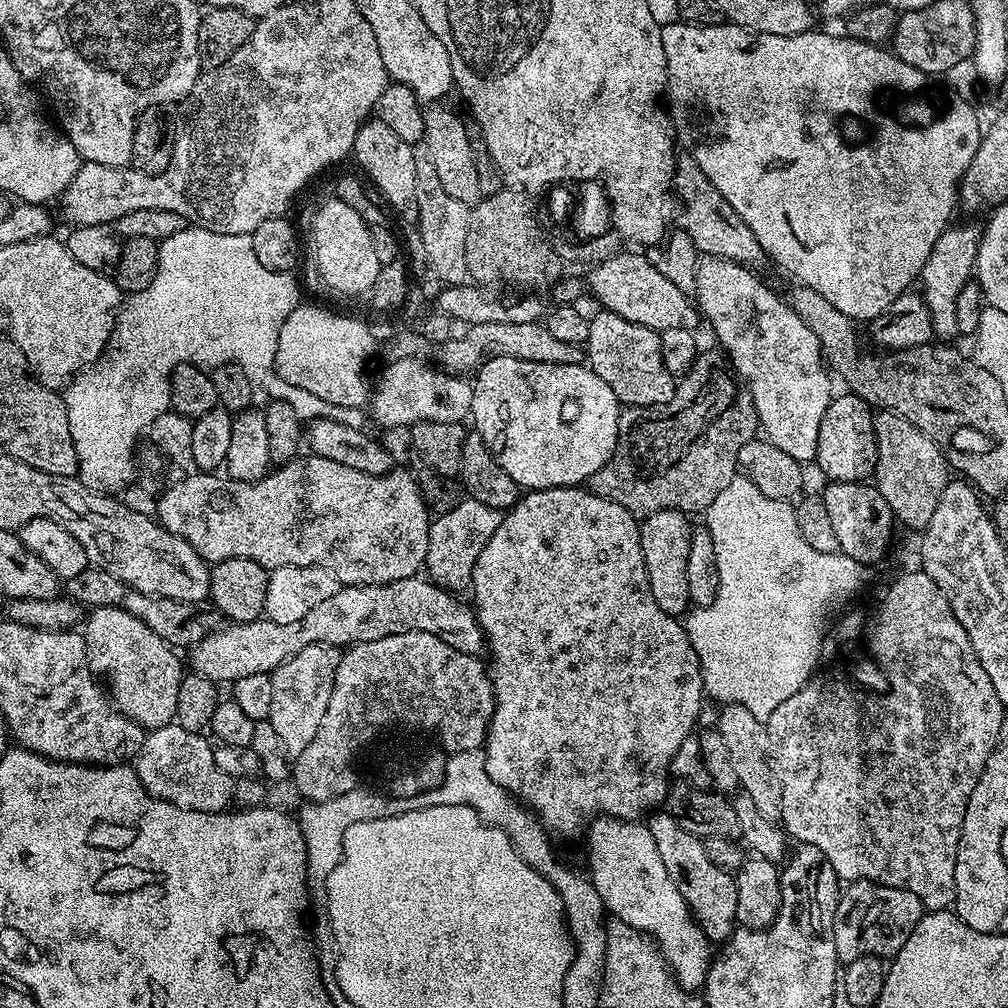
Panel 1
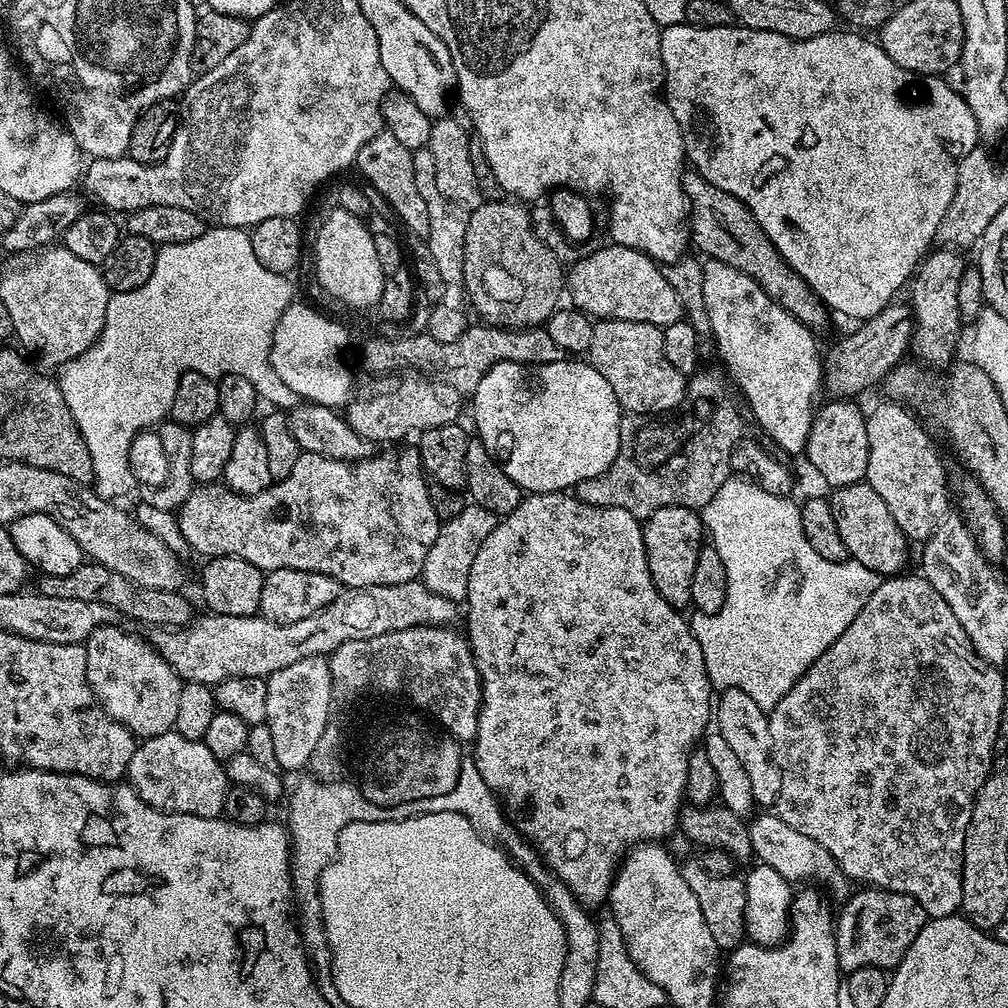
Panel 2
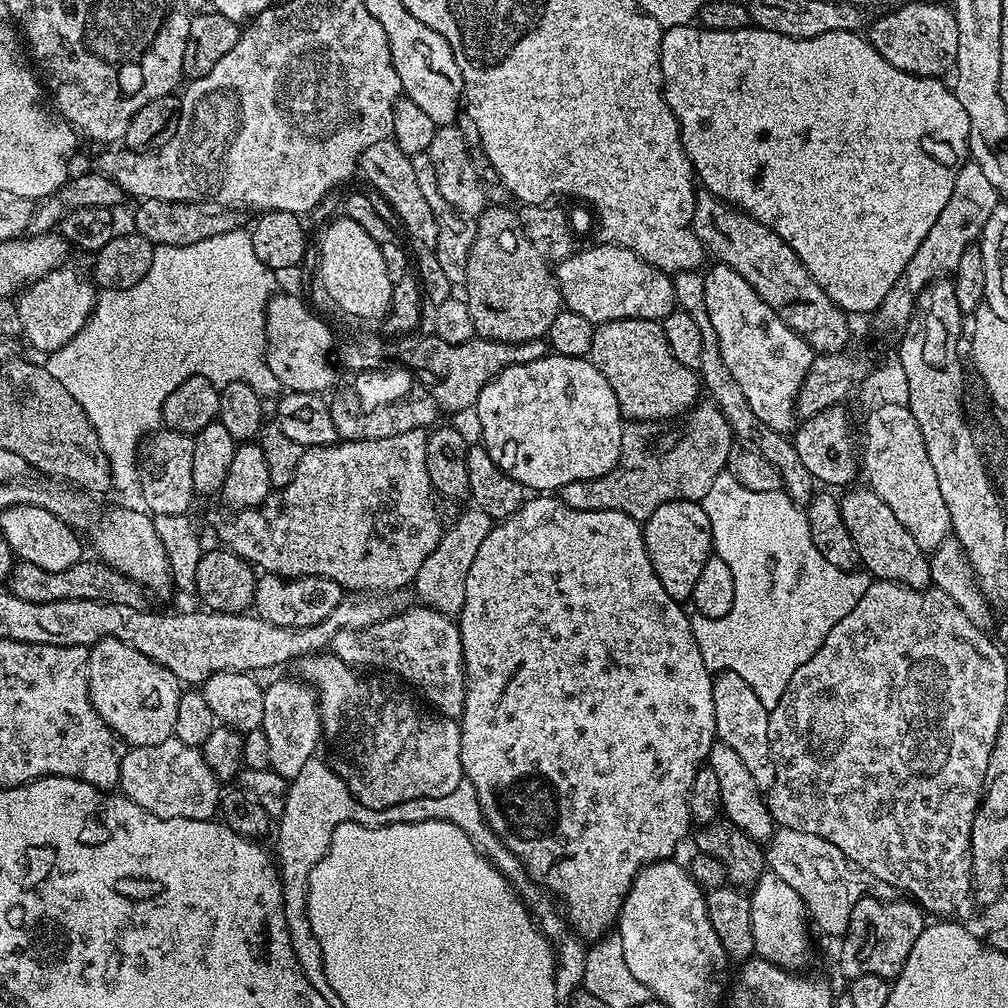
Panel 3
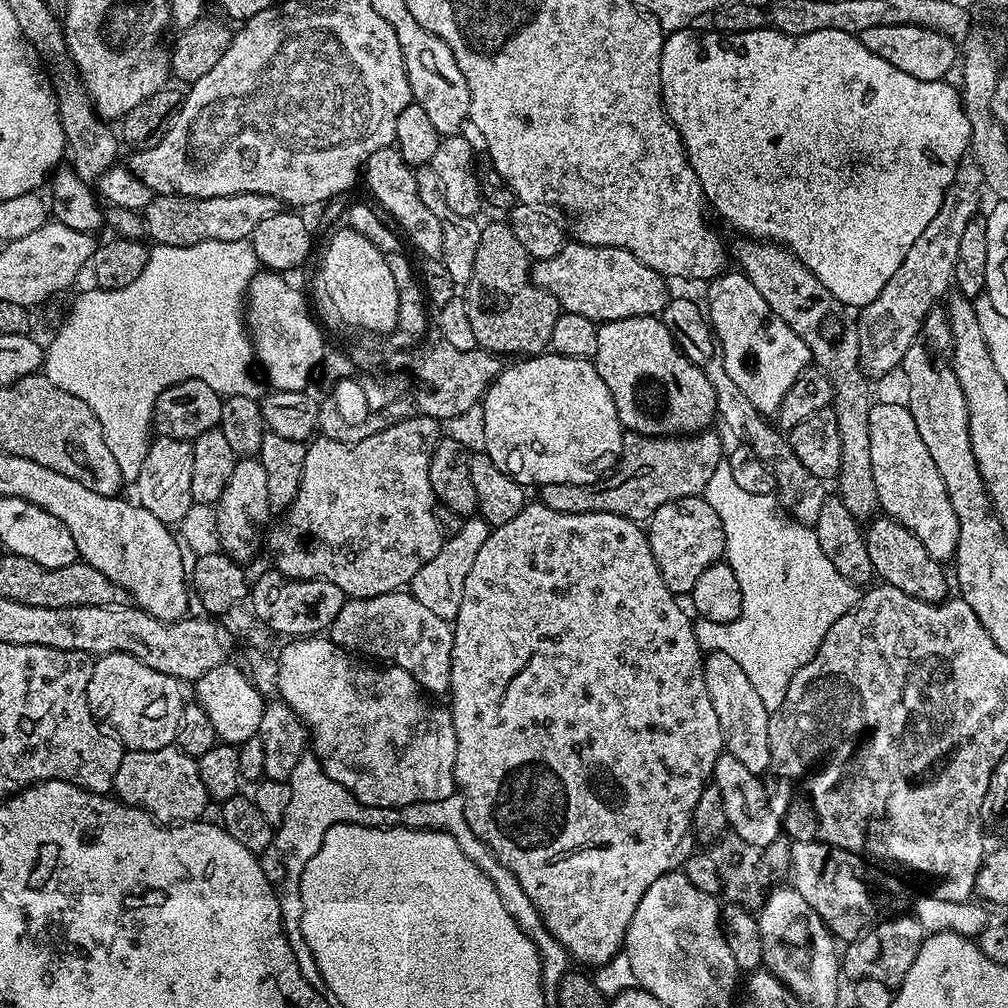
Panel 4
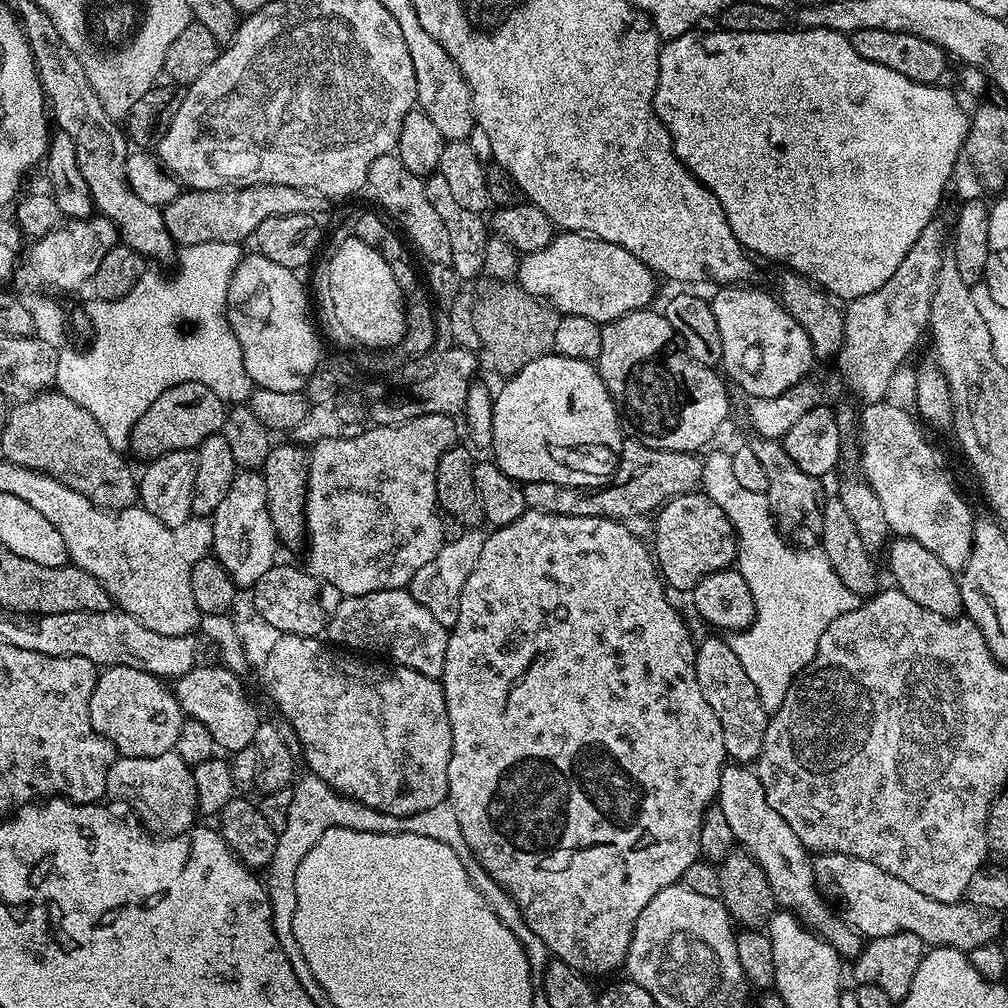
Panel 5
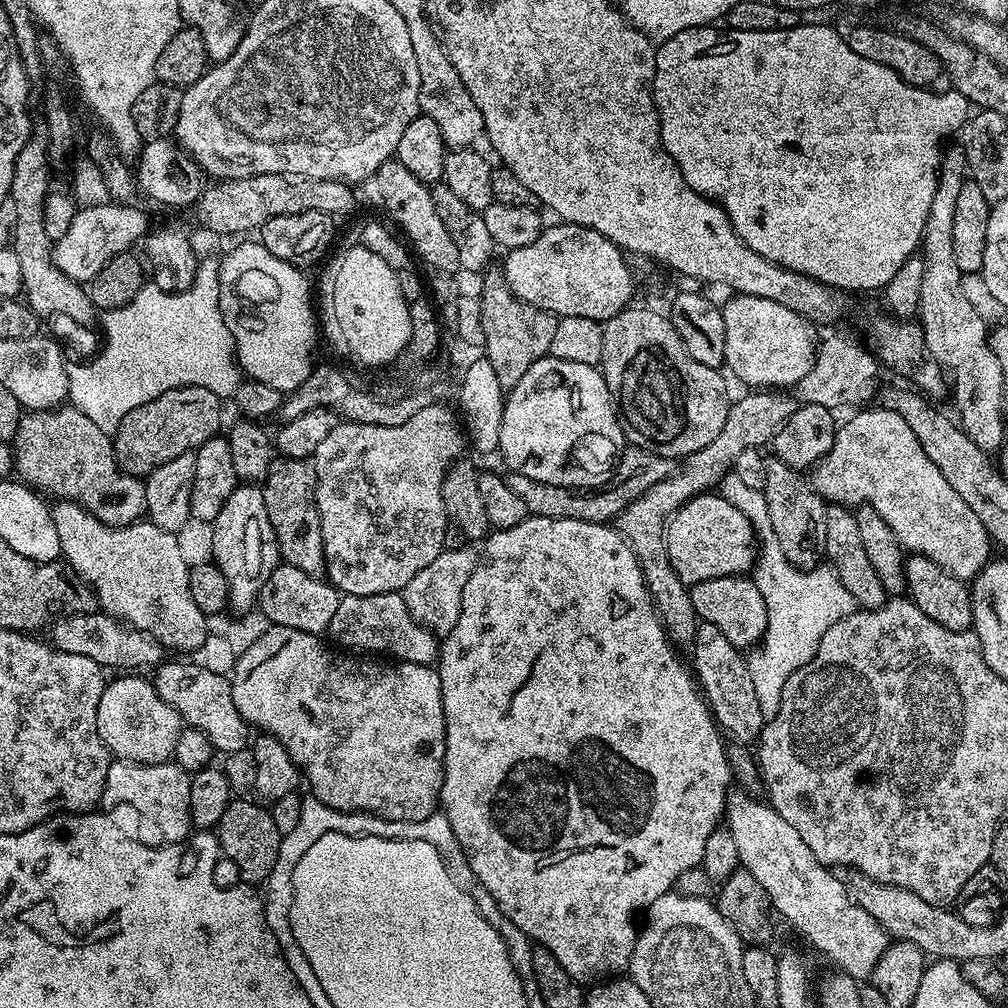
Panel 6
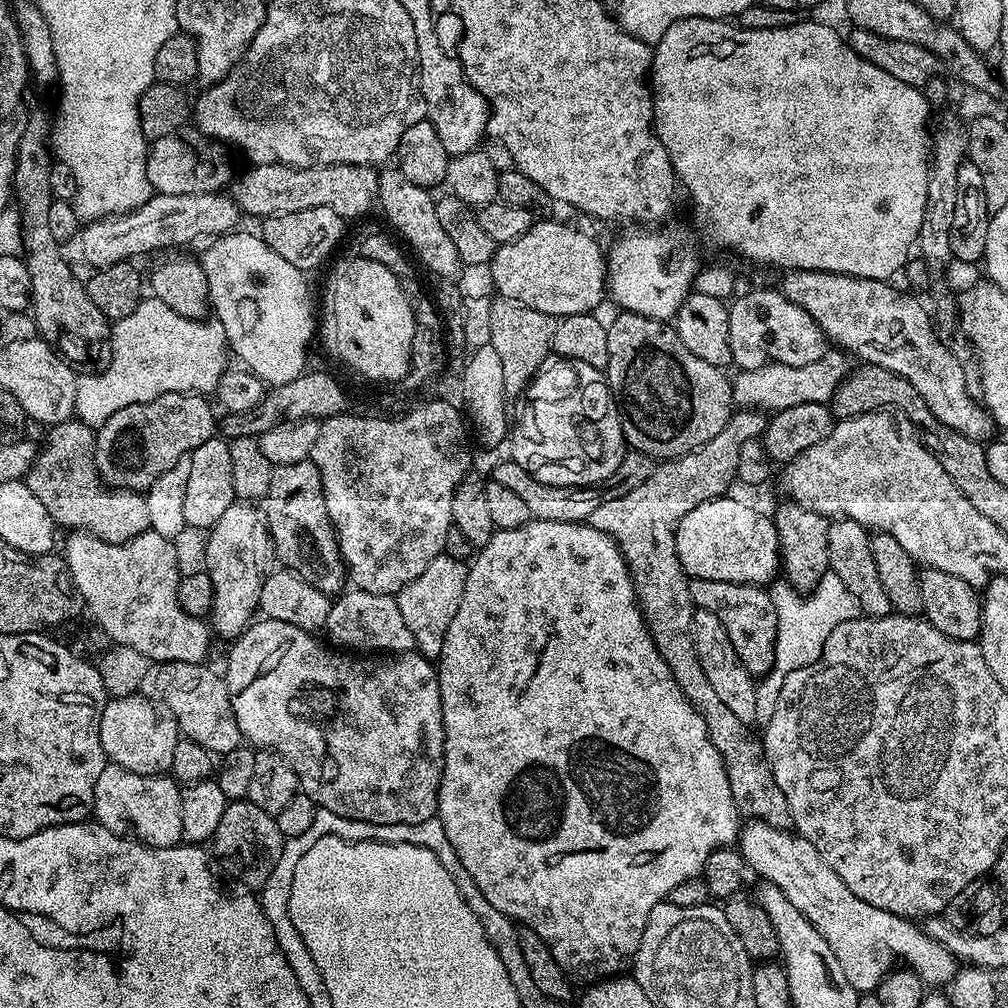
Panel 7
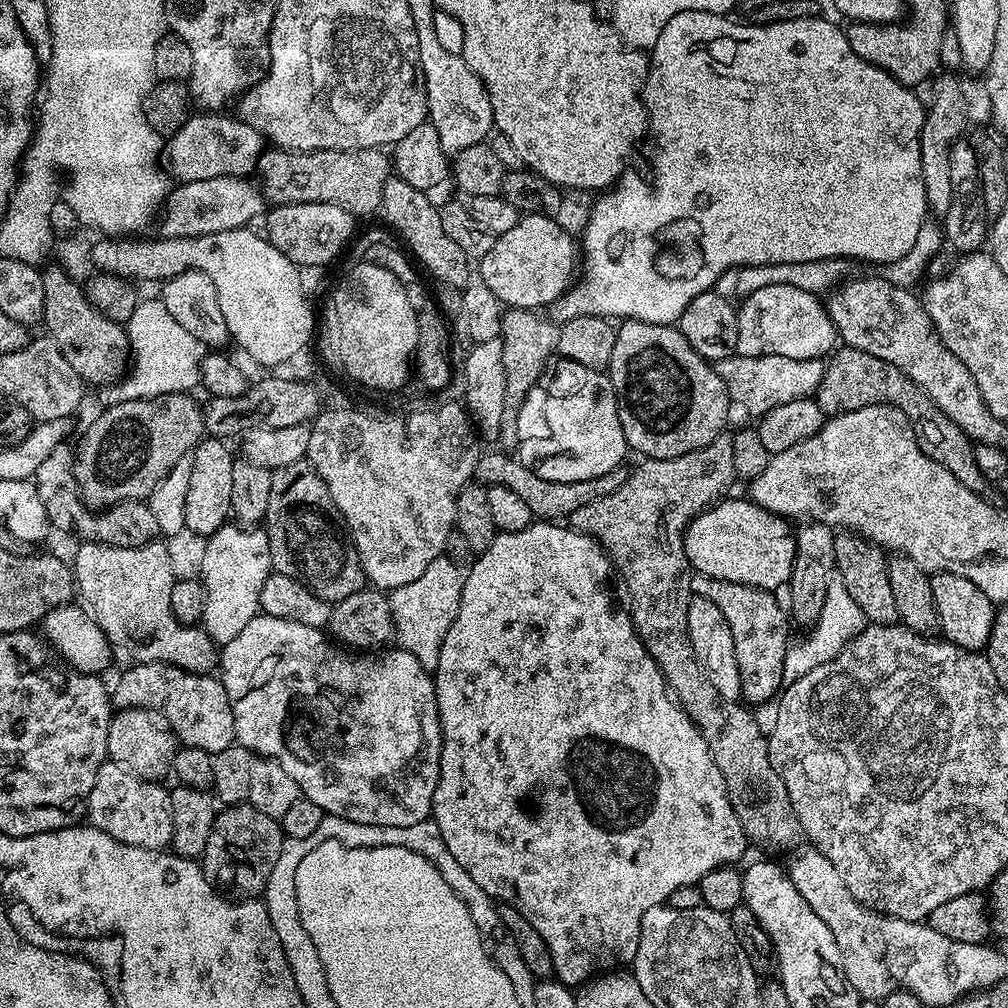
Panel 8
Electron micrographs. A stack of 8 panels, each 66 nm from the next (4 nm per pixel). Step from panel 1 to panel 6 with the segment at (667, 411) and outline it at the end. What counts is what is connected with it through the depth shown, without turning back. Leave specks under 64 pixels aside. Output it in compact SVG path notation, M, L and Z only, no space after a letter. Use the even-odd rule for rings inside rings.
M631 446L625 447L616 461L616 470L612 473L606 486L599 490L573 490L554 486L546 482L534 482L517 472L508 472L506 479L510 490L526 502L529 513L542 518L558 518L559 520L581 520L595 524L608 524L615 521L630 502L634 502L650 486L662 482L674 470L674 464L669 457L659 456L650 450L642 450Z

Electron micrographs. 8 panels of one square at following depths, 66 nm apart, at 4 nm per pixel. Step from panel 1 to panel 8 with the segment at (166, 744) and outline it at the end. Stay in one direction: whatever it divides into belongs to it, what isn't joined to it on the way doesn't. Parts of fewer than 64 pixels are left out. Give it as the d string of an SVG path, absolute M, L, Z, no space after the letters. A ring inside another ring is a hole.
M105 762L98 770L94 790L90 790L87 823L123 844L155 852L167 849L174 834L174 814L170 791L164 786L155 780L143 780L120 764Z

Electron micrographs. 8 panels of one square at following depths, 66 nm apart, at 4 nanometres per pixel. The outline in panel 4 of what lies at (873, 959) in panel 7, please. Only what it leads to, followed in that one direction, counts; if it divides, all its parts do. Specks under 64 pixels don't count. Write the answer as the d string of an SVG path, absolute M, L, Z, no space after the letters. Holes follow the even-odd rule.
M725 750L714 762L711 783L716 784L722 794L722 806L726 810L729 829L737 832L742 838L746 838L746 842L758 846L761 850L766 850L768 863L772 865L773 869L787 869L790 864L790 844L787 839L784 839L785 841L776 840L782 836L782 822L774 814L774 810L770 810L769 789L766 787L765 781L761 777L755 776L744 763L738 762L738 758L734 758L734 754Z

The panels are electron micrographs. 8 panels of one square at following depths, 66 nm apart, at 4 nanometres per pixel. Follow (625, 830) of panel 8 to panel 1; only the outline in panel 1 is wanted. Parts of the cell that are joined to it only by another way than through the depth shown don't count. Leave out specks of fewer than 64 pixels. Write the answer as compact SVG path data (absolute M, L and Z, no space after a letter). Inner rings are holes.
M584 486L525 491L520 501L501 515L494 538L482 546L482 554L478 554L478 562L474 562L471 592L476 621L484 631L487 651L492 651L490 675L496 699L496 709L488 727L488 739L484 741L482 749L486 757L486 774L490 774L498 786L523 801L552 834L572 832L576 828L576 820L587 821L601 814L636 822L645 814L659 809L668 799L668 774L670 776L673 771L672 759L678 754L678 746L682 746L682 741L693 735L695 728L692 727L700 716L706 693L704 671L698 654L694 654L687 627L677 617L661 610L658 602L654 602L654 594L650 594L637 517L618 506L618 502L610 502Z

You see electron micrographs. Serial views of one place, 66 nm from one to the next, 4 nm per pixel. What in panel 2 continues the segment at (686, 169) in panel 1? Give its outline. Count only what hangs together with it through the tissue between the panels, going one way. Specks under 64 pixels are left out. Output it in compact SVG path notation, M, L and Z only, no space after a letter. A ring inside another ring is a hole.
M695 170L685 171L680 181L690 205L690 240L694 248L697 248L695 249L697 253L705 252L703 255L707 259L726 262L726 266L734 266L734 270L752 276L754 282L758 282L758 286L766 290L771 300L778 302L778 306L782 306L791 316L801 320L808 328L821 330L820 328L827 326L828 316L830 317L829 309L825 308L823 302L817 298L812 287L790 267L786 258L778 254L774 242L770 242L762 226L758 226L754 214L750 214L750 210L741 200L734 198L734 194L726 194L726 190L718 190L718 186L714 186L701 172Z

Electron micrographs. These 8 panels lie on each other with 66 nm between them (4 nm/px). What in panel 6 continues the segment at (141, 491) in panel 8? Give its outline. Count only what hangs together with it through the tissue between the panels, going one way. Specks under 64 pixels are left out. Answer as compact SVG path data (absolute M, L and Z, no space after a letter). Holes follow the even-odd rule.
M186 386L158 394L146 406L130 410L111 437L112 453L118 466L126 474L147 478L162 462L178 458L178 454L195 452L220 429L221 397L215 396L206 386Z

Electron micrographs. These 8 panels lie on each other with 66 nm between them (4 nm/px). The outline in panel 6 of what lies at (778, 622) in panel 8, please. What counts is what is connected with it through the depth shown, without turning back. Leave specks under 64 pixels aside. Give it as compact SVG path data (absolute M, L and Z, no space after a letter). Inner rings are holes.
M743 576L710 578L691 585L694 610L701 621L718 626L736 648L751 650L759 645L768 629L768 607L755 579Z

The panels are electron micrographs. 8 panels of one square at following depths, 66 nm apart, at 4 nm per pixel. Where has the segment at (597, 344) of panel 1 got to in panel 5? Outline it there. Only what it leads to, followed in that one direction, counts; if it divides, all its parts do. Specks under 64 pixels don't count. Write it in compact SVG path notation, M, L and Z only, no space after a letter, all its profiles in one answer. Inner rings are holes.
M641 310L612 320L602 327L602 354L598 361L600 377L617 409L633 428L635 439L646 446L671 452L699 453L703 444L716 436L728 416L728 388L725 377L715 367L693 360L678 346L676 331L659 311Z

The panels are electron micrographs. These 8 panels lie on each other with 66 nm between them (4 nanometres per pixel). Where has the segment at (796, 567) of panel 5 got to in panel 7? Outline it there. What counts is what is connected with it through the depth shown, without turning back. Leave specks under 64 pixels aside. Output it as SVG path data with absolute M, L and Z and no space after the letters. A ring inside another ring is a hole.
M831 571L827 572L822 582L818 582L818 586L805 596L793 590L787 582L773 583L770 591L776 607L778 634L774 650L774 666L756 685L755 723L760 726L768 724L770 718L774 718L774 706L778 706L778 694L788 673L802 670L806 665L819 660L833 630L842 622L855 620L858 616L855 598L850 594L850 590L846 590L842 578L838 578L838 574Z

